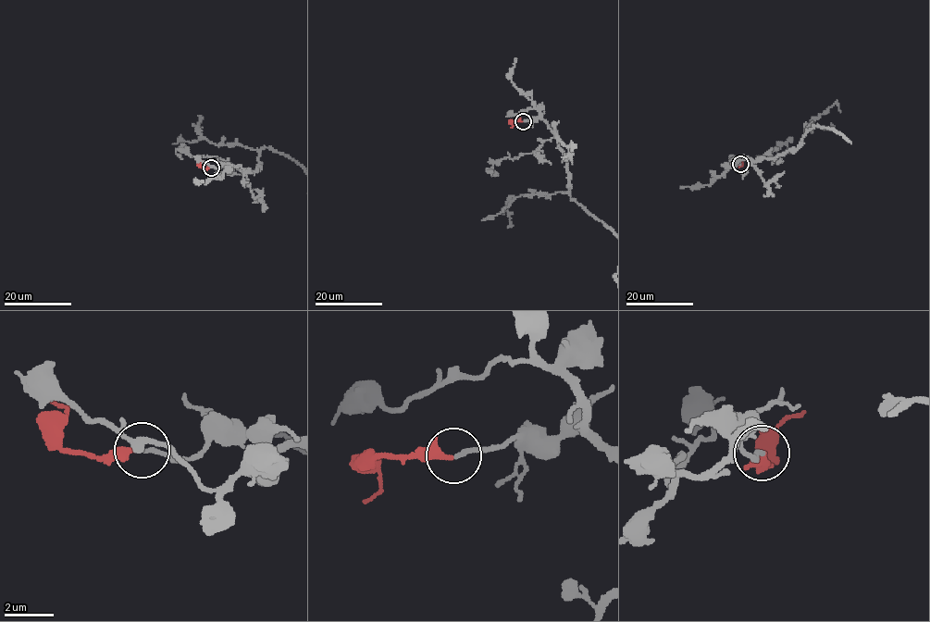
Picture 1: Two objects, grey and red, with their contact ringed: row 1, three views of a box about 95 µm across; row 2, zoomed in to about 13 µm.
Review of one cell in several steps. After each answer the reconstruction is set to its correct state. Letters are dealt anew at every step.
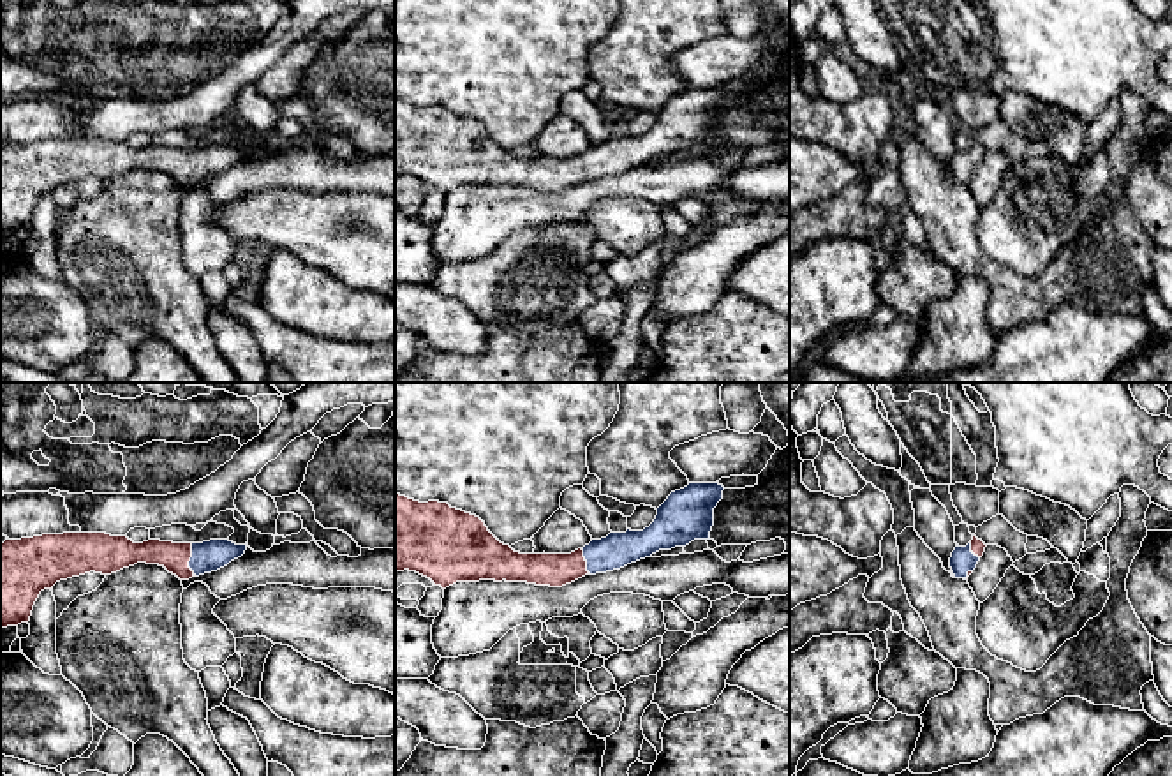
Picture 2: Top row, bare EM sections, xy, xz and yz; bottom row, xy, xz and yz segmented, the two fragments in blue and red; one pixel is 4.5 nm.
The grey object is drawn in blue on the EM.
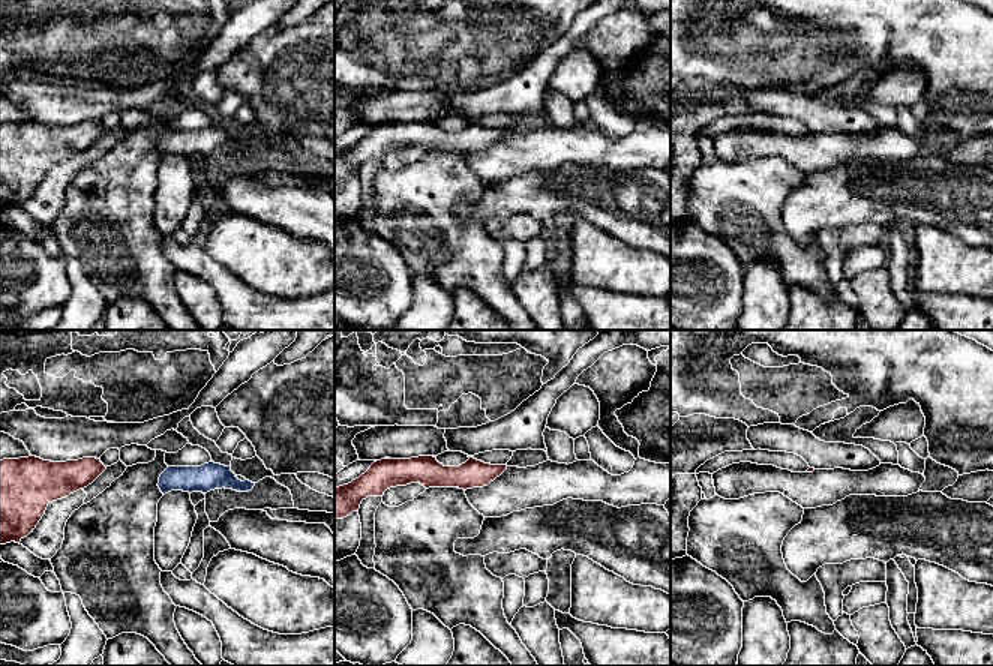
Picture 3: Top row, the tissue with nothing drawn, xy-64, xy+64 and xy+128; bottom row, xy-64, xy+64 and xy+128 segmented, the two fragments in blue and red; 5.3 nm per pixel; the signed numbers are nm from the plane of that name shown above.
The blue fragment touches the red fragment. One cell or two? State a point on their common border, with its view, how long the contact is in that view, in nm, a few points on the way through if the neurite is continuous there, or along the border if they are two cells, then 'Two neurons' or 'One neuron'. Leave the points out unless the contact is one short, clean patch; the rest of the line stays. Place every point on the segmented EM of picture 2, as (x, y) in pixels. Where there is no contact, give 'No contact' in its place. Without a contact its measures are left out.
Touches blue at xy (191, 559). Shared border 150 nm. Path across: xy (208, 556), (191, 559), (175, 558). One neuron

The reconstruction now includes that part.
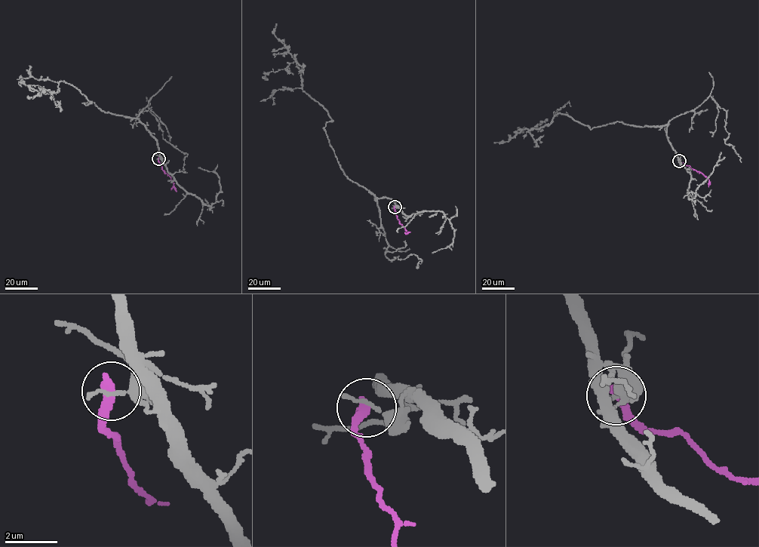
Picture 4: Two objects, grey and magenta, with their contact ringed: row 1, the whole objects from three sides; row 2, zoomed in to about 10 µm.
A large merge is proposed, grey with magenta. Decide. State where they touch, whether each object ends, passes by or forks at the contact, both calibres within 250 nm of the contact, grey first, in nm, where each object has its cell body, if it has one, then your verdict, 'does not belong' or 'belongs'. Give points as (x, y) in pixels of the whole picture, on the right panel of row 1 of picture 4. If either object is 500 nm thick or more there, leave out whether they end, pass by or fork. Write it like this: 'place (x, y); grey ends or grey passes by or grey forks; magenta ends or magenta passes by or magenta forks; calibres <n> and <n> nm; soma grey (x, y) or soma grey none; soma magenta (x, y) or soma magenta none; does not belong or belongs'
place (679, 161); grey ends; magenta ends; calibres 180 and 460 nm; soma grey none; soma magenta none; does not belong

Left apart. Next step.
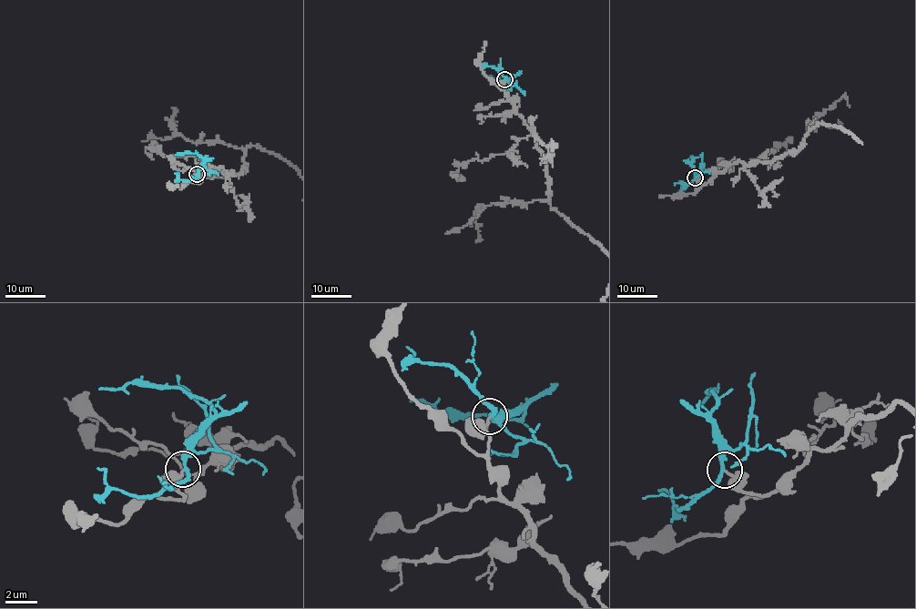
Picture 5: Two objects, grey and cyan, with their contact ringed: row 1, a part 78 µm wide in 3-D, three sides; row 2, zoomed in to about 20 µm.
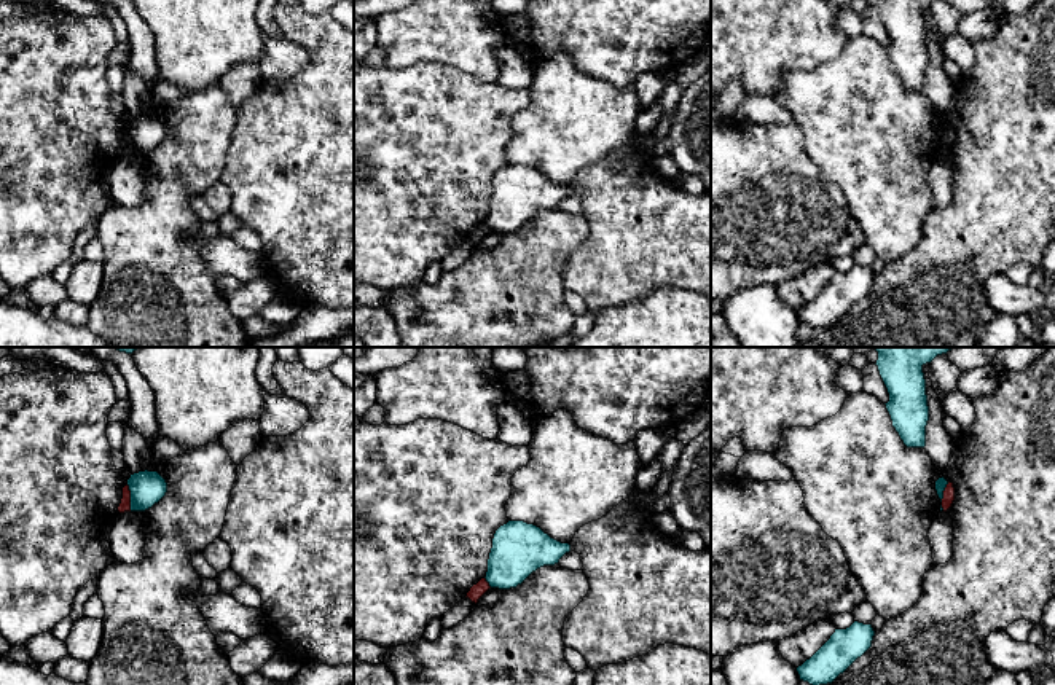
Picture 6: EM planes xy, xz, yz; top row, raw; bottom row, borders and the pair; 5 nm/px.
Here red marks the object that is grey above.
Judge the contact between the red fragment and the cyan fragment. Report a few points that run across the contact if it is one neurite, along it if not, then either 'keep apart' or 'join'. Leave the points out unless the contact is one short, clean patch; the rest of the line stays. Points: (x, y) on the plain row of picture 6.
line xy (126, 128), (131, 153); keep apart

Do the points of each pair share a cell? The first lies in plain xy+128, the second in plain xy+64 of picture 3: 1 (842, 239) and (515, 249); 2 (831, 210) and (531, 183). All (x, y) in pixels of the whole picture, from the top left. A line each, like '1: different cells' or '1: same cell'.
1: different cells
2: same cell

